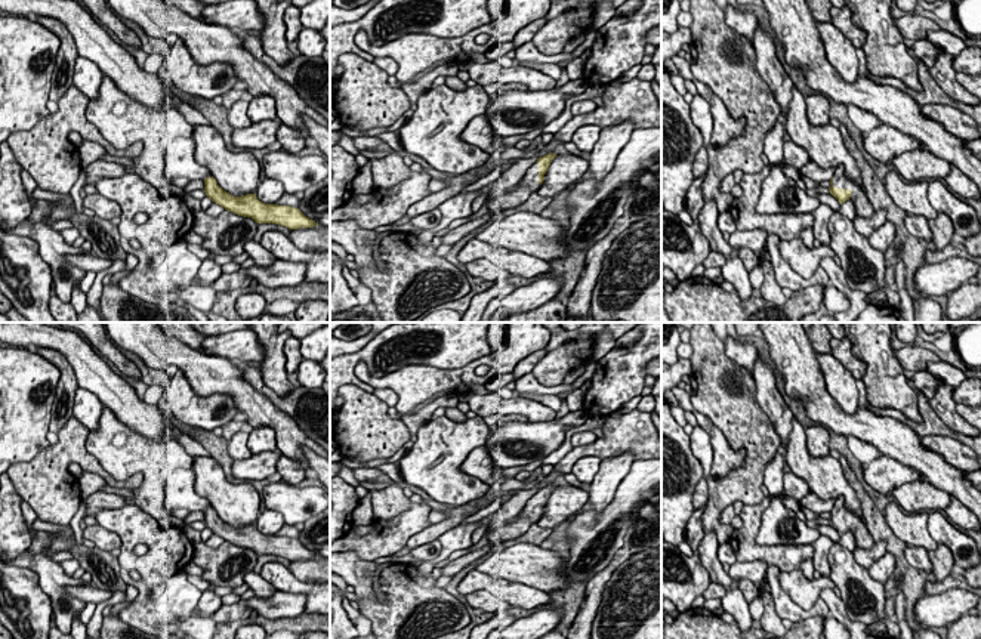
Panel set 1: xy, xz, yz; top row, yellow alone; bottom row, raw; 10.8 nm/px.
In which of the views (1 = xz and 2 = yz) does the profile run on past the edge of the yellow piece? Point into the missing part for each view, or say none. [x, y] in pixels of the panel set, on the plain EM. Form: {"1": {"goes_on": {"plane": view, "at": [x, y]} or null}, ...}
{"1": {"goes_on": {"plane": "xz", "at": [530, 515]}}, "2": {"goes_on": {"plane": "yz", "at": [863, 539]}}}

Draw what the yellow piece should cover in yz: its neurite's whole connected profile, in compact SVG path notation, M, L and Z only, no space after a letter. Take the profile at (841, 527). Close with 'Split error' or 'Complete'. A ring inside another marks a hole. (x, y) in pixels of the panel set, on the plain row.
M843 496L837 497L833 509L830 510L830 525L842 535L851 531L855 537L855 547L870 549L874 544L867 525L851 510L845 507Z. Split error

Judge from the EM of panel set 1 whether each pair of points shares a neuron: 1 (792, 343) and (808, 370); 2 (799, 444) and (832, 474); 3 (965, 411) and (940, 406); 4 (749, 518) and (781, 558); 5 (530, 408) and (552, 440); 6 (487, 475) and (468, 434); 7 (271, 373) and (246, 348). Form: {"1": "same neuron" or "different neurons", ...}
{"1": "same neuron", "2": "same neuron", "3": "different neurons", "4": "same neuron", "5": "different neurons", "6": "different neurons", "7": "different neurons"}

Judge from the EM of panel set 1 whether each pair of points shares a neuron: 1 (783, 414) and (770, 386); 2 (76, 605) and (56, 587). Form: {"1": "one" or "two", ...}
{"1": "one", "2": "one"}

